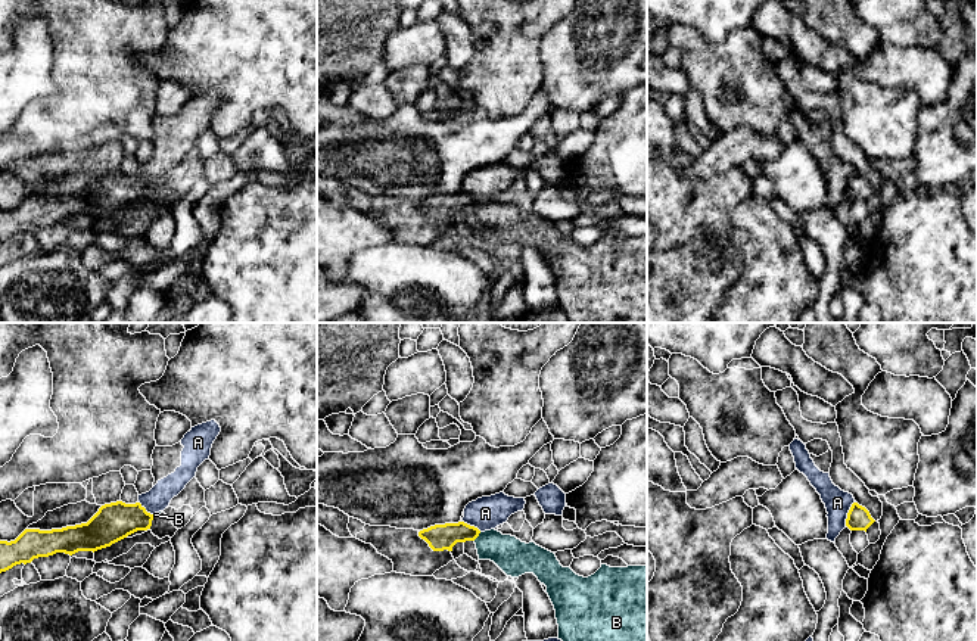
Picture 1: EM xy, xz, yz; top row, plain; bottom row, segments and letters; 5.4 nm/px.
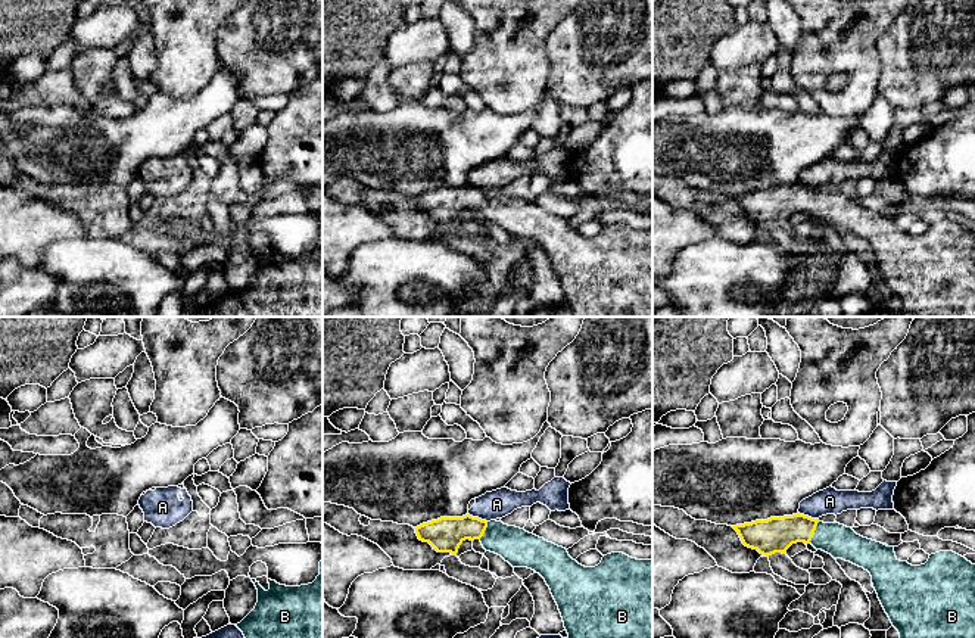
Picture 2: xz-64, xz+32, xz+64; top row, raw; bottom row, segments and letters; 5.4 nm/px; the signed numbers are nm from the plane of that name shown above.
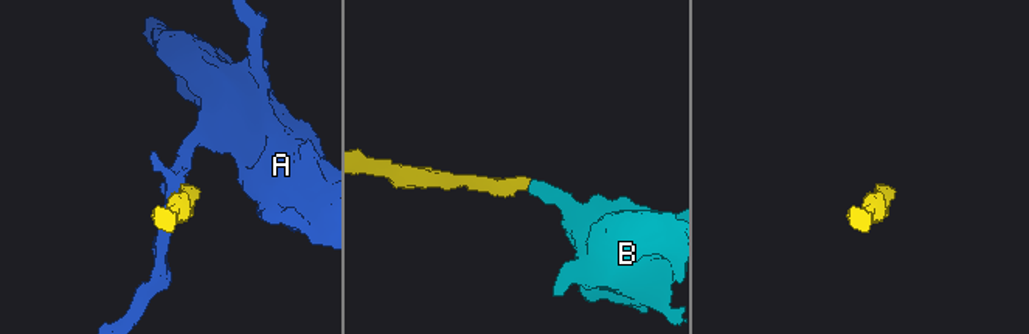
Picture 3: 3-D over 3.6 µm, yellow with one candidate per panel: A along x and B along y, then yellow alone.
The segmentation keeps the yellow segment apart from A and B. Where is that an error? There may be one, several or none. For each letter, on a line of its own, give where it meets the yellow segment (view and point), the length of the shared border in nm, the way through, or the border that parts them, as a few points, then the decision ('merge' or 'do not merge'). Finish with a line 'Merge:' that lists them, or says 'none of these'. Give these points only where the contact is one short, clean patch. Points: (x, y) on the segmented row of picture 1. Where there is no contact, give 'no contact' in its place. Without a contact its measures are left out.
A: yz (848, 513) | 150 nm | along yz (855, 501), (845, 525) | do not merge
B: xz (476, 537) | 60 nm | across xz (441, 537), (476, 537), (515, 557) | merge
Merge: B

